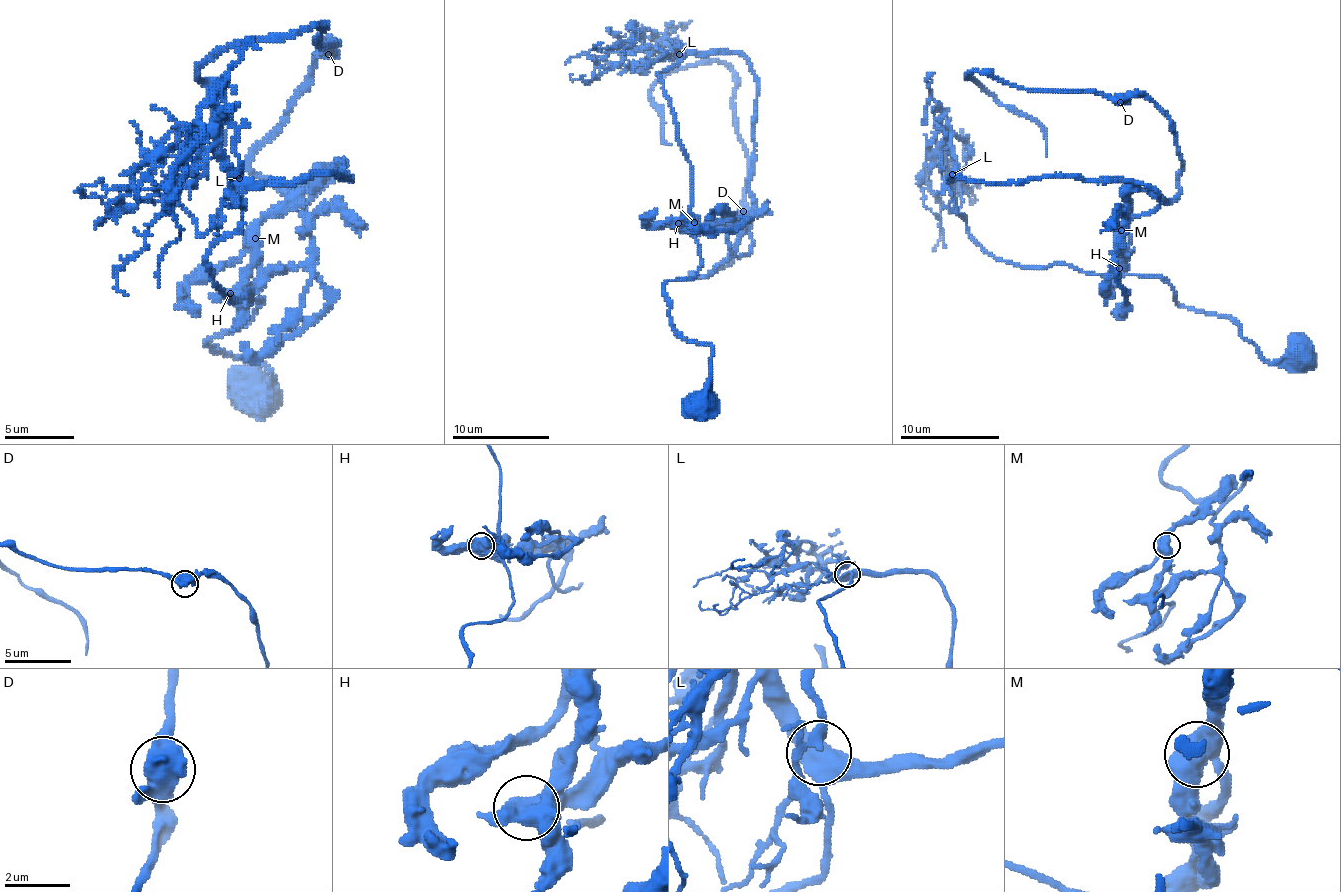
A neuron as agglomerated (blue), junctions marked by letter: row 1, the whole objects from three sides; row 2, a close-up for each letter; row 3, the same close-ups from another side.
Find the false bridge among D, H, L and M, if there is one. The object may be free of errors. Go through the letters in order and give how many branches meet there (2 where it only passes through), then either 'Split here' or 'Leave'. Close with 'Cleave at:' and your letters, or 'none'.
D: Branches: 3. Leave
H: Branches: 3. Split here
L: Branches: 3. Leave
M: Branches: 3. Leave
Cleave at: H

